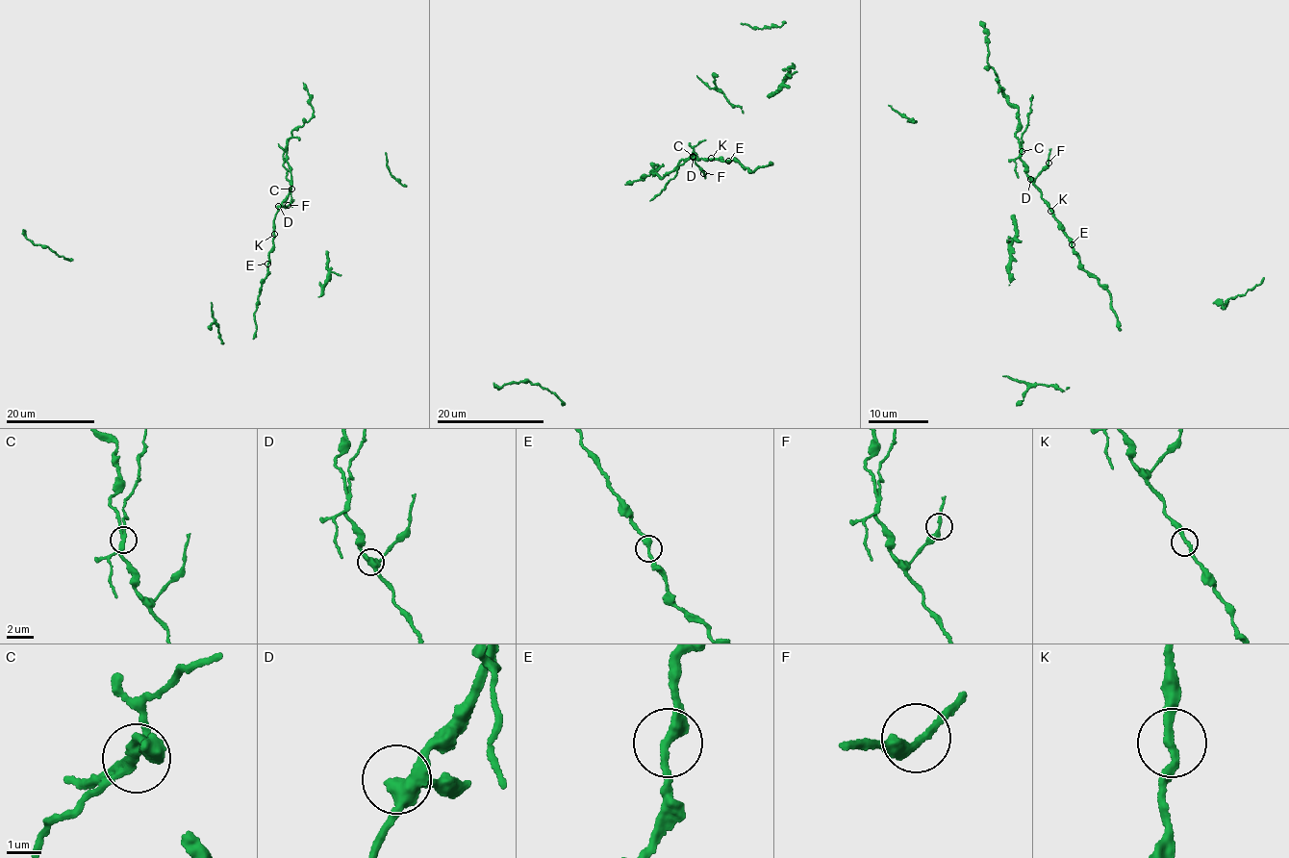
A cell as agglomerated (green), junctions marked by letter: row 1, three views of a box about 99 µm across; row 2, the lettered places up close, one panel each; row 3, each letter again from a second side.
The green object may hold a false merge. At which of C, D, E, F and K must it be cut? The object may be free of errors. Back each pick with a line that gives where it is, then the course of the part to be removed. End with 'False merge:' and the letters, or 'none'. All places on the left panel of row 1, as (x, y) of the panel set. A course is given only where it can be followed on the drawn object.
C: Place: (291, 189). Course of the part to remove: (290, 189), (286, 178), (283, 148), (278, 143)
False merge: C

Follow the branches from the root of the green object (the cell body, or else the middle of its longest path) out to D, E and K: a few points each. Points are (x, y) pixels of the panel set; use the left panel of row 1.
D: (262, 287), (273, 244), (273, 221), (278, 206)
E: (262, 287), (267, 264)
K: (262, 287), (274, 234)

